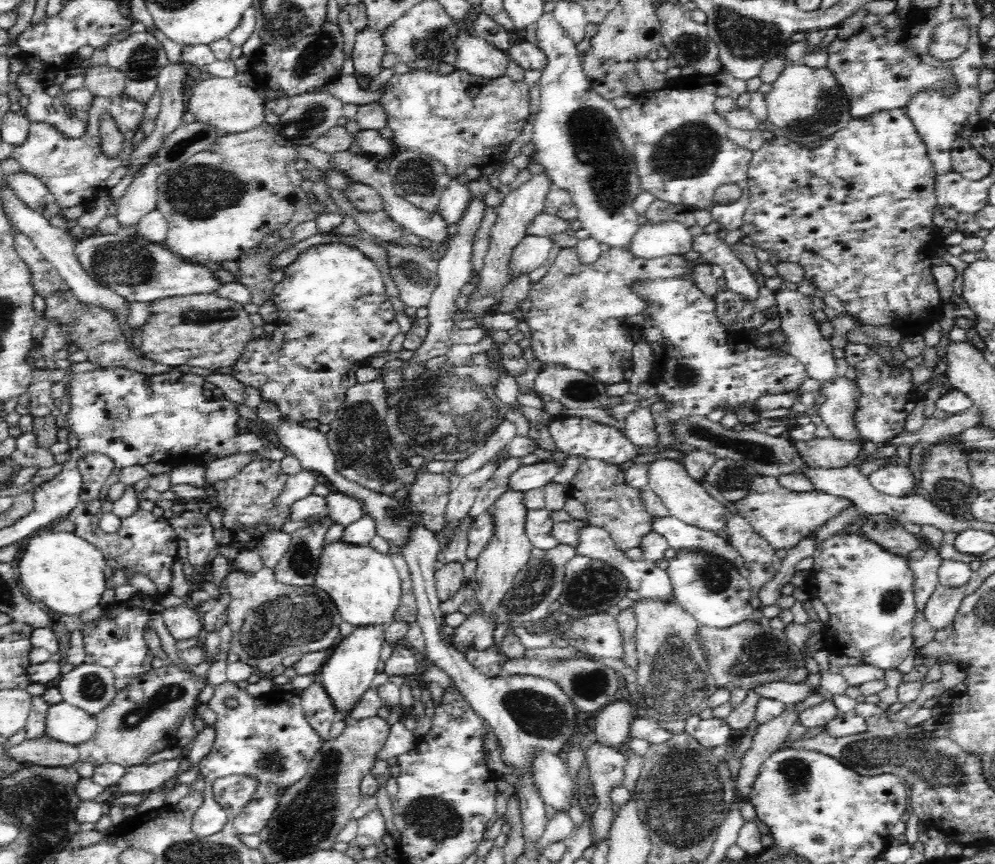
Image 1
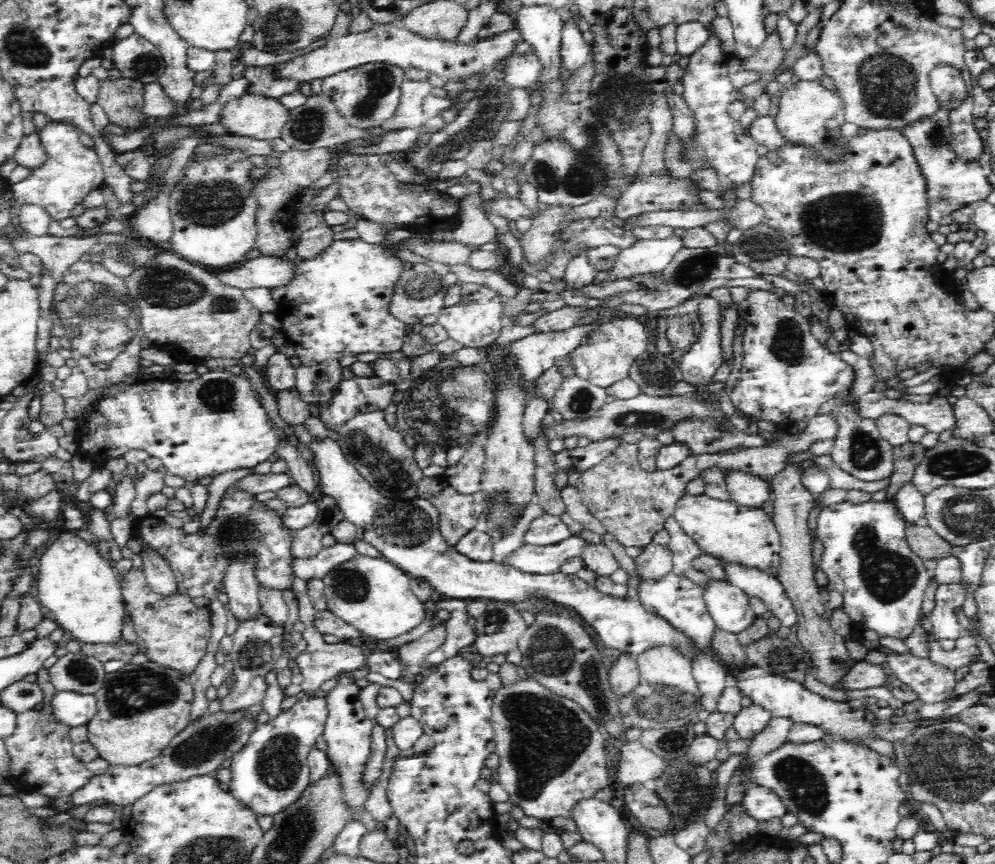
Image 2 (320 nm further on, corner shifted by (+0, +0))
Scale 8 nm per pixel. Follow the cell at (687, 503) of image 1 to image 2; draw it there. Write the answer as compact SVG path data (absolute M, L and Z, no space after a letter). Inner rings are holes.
M705 493L700 496L686 494L677 503L674 518L701 548L702 553L777 577L780 567L780 533L773 519L763 509L748 509L733 501L710 498Z

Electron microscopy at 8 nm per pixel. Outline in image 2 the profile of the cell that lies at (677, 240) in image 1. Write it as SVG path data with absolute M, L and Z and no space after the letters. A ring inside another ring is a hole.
M675 235L668 239L638 240L633 246L621 249L610 278L629 278L630 275L661 272L682 248L683 238Z

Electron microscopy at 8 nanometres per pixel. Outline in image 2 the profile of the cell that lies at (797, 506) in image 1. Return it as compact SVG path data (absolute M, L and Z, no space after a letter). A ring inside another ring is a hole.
M742 472L732 473L724 478L730 499L748 509L762 509L763 504L772 496L771 484L762 478Z

